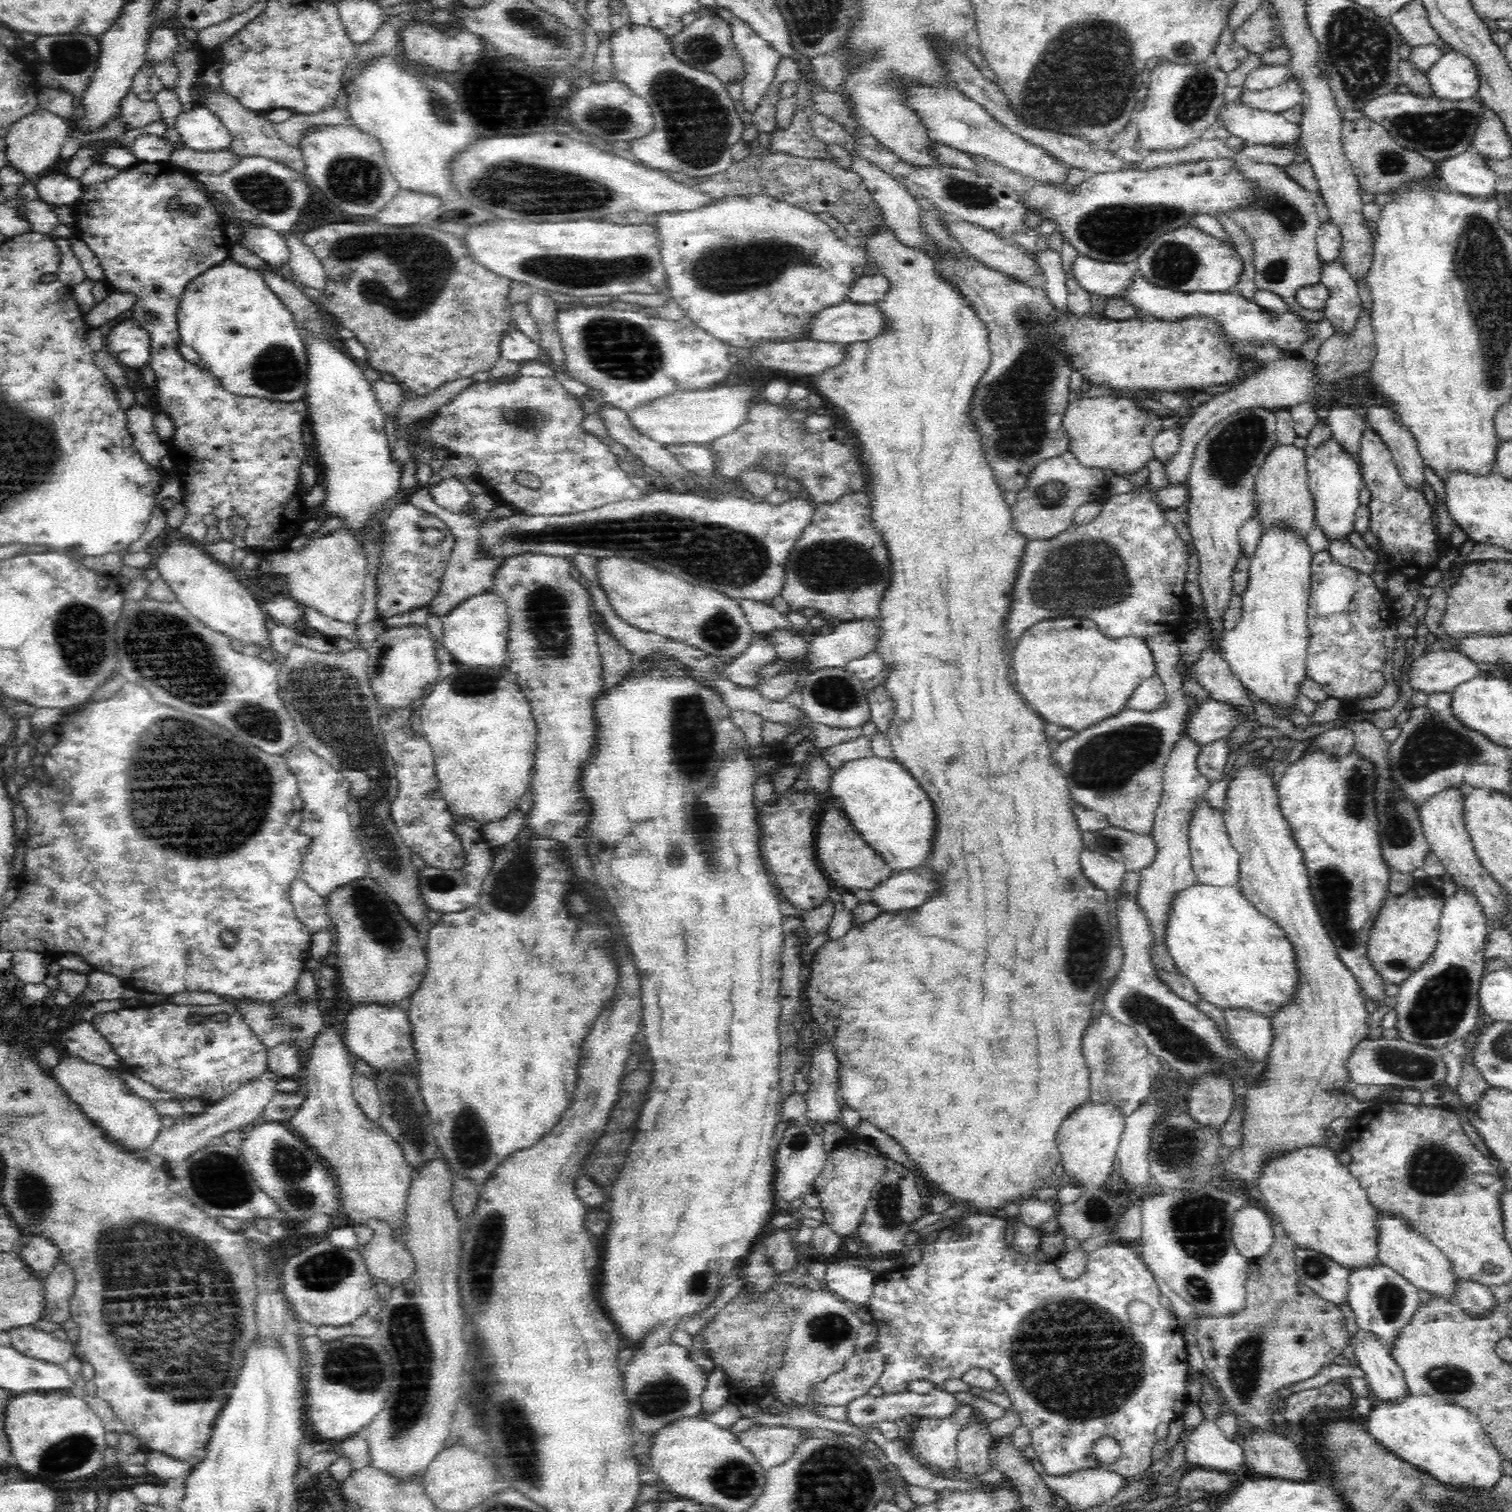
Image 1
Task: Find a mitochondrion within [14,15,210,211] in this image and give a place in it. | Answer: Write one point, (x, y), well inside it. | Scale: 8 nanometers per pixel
(71, 60)

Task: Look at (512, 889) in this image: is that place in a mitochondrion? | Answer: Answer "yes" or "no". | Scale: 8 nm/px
yes

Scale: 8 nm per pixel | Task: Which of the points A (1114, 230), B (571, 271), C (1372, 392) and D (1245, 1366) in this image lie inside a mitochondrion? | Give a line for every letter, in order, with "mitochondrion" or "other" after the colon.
A: mitochondrion
B: mitochondrion
C: other
D: mitochondrion

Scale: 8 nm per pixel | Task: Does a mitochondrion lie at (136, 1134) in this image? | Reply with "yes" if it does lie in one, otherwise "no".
no

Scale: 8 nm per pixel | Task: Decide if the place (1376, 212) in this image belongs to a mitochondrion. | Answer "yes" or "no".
no

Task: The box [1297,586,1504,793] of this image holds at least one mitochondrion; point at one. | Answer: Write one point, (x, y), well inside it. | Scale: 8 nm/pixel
(1434, 745)

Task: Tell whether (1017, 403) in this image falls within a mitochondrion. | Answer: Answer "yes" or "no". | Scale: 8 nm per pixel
yes

